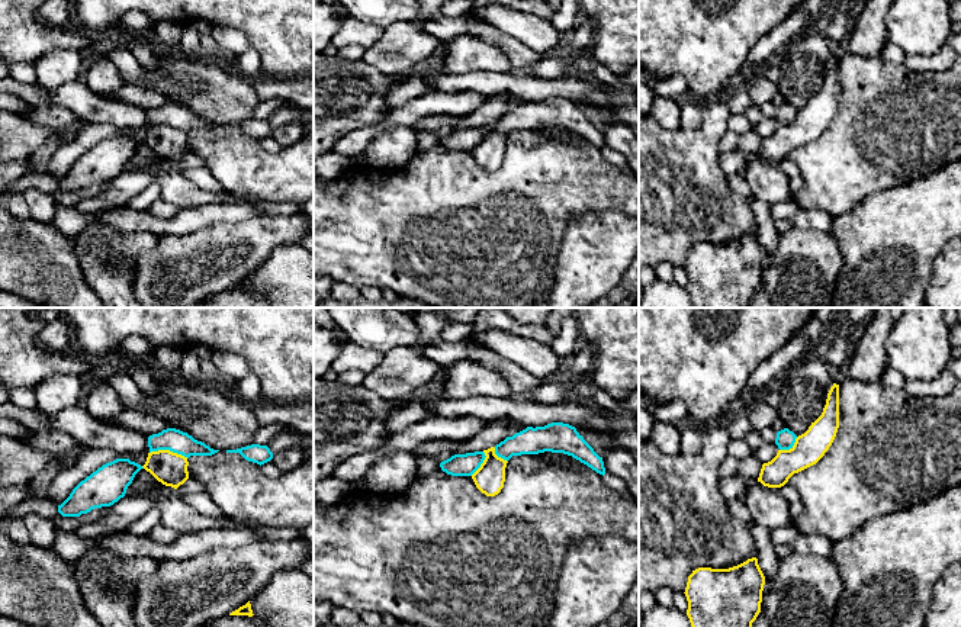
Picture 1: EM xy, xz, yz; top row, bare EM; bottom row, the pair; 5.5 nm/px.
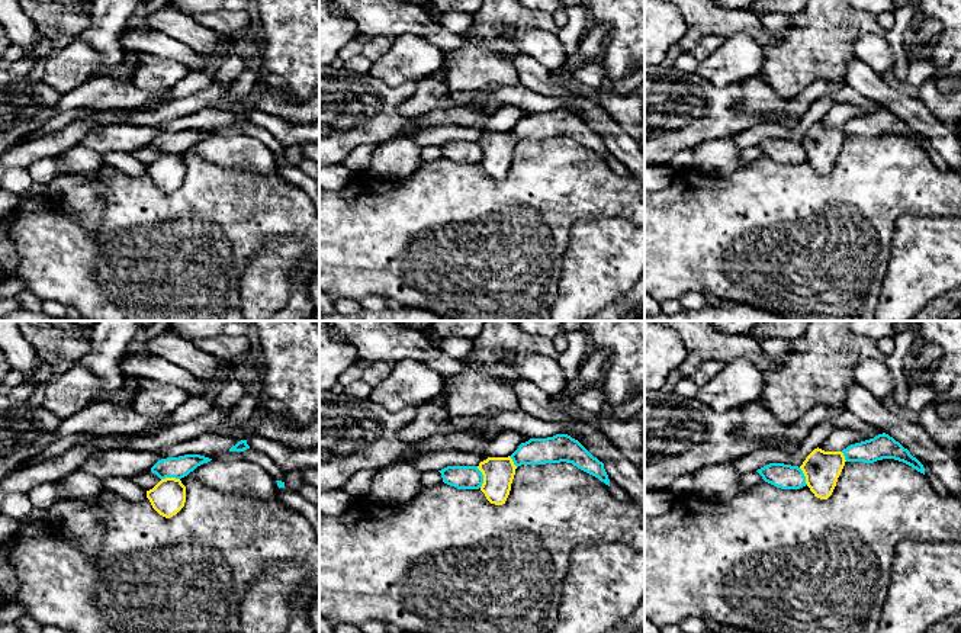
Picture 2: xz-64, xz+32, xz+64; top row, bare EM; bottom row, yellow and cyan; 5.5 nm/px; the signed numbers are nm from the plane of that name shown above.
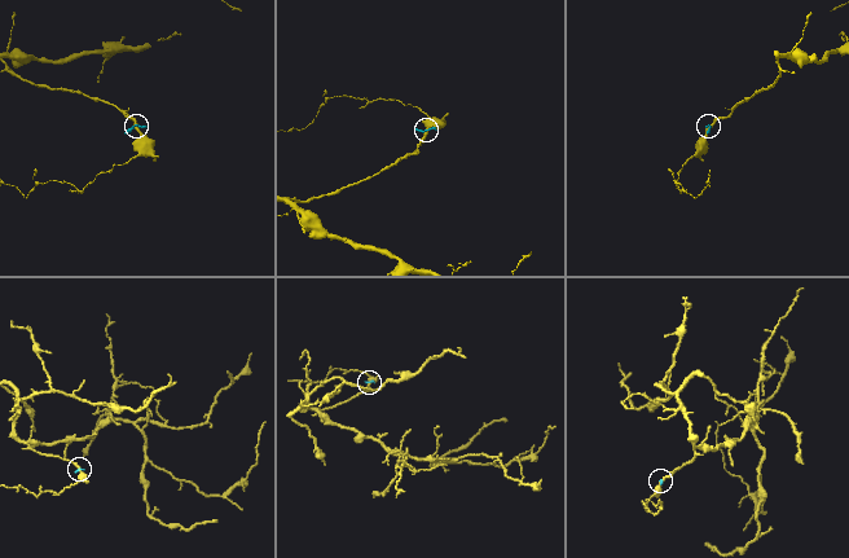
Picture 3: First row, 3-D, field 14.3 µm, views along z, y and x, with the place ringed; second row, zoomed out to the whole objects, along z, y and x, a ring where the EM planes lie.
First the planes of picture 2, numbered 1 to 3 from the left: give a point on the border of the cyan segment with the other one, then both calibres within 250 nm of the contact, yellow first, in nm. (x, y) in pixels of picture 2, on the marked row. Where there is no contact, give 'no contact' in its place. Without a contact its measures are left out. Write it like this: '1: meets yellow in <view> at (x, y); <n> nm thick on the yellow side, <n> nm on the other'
1: meets yellow in xz-64 at (170, 478); 190 nm thick on the yellow side, 120 nm on the other
2: meets yellow in xz+32 at (484, 476); 180 nm thick on the yellow side, 130 nm on the other
3: meets yellow in xz+64 at (804, 475); 200 nm thick on the yellow side, 140 nm on the other

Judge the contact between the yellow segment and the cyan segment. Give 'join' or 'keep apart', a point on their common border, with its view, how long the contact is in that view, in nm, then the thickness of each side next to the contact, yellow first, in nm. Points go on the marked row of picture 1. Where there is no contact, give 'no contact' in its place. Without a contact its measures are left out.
keep apart | xy (169, 450) | 220 nm | 180/130 nm

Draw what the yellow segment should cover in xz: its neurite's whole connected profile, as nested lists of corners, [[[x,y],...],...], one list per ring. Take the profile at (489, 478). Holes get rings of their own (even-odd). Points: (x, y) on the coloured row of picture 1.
[[[495,447],[483,450],[485,460],[472,475],[476,488],[486,496],[495,496],[501,492],[505,482],[507,460],[495,454]]]

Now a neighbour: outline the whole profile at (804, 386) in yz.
[[[809,354],[794,363],[775,383],[781,395],[778,415],[797,437],[823,412],[833,386],[829,369],[817,356]]]

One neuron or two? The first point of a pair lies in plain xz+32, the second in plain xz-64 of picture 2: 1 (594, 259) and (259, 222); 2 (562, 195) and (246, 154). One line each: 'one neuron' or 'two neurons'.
1: two neurons
2: two neurons

